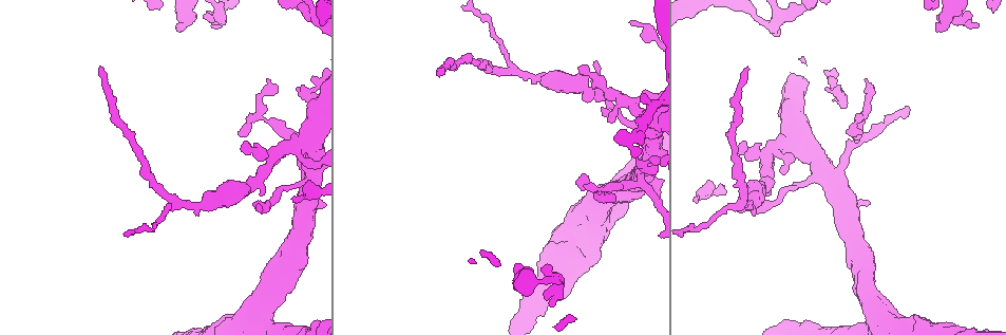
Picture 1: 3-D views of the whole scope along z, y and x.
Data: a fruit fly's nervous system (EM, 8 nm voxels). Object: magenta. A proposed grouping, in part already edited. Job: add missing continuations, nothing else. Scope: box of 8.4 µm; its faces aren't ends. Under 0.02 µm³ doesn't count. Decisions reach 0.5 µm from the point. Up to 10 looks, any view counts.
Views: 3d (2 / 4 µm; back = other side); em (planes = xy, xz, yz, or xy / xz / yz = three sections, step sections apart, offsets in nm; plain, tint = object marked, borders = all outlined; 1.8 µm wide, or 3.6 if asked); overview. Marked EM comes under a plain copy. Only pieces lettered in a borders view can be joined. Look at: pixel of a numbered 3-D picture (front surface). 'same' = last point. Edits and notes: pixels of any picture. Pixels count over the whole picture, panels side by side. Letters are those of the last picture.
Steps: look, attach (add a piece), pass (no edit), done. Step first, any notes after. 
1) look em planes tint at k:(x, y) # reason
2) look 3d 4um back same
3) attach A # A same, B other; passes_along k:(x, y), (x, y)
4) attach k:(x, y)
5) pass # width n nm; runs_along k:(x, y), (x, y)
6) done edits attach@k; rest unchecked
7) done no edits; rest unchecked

look 3d 4um at 1:(100, 66) # thin end

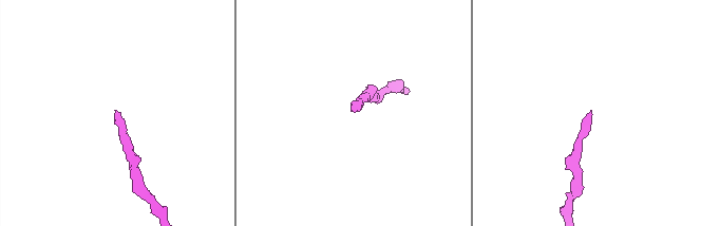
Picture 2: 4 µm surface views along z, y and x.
look em planes borders at 2:(116, 110) # shape alone is not enough

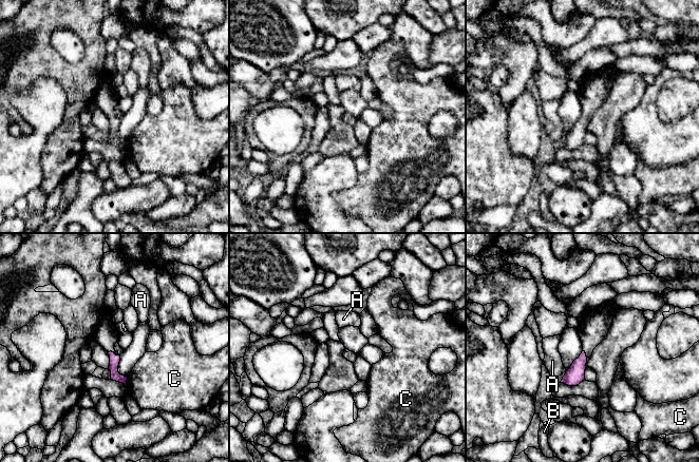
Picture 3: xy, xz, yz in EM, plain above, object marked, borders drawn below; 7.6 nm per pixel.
pass # A other, B other, C other; border 3:(567, 370), (560, 381); none of them fits

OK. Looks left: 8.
look em xy step 8 tint at 1:(518, 266) # stops while still wide

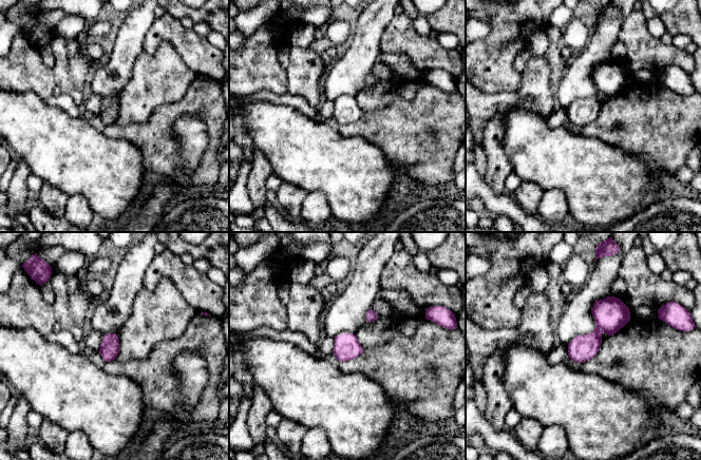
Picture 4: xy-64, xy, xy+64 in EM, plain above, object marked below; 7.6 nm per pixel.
look em planes borders same # cut it another way

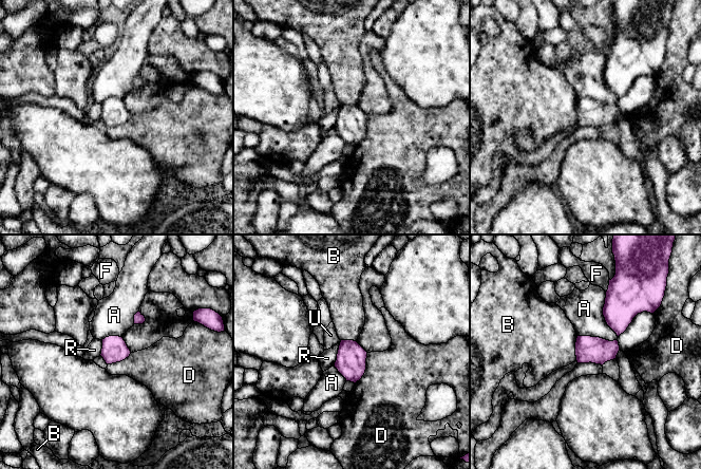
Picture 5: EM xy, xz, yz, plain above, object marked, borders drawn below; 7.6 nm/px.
pass # longest_contact A 360 nm; A other, B other, D other, F other, R other, U other; border 5:(367, 353), (364, 374), (355, 383); none of them fits

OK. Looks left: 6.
look em xy step 16 borders at 1:(866, 81)

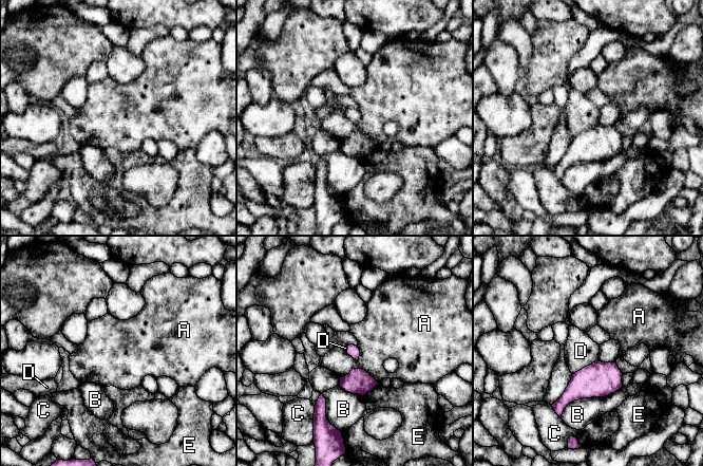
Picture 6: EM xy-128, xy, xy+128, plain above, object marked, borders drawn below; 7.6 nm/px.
look em planes borders same

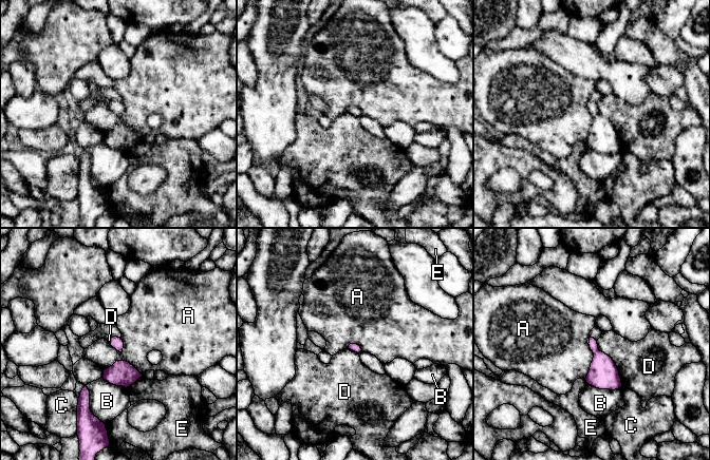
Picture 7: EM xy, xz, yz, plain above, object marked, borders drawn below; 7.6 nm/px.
pass # A other, B other, C other, D other, E other; no lettered piece goes on from it

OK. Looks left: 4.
look em xy step 4 tint at 1:(595, 63) # tapers out

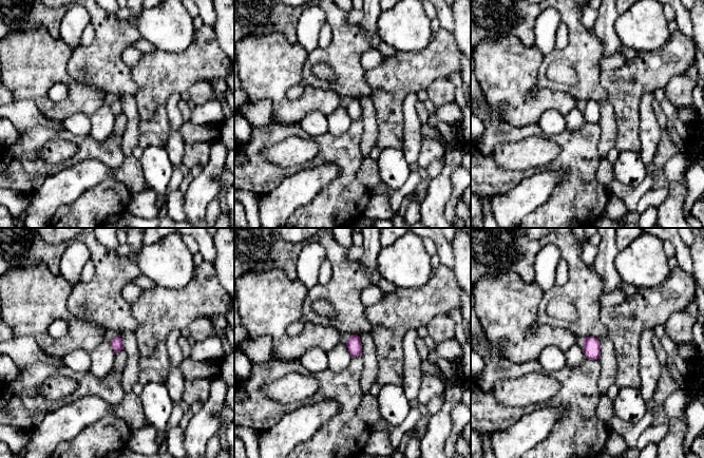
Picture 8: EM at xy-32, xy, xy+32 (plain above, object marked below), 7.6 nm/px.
look em planes borders same

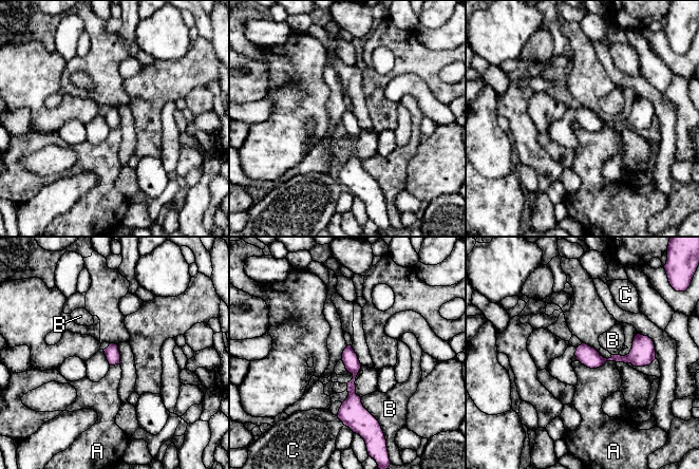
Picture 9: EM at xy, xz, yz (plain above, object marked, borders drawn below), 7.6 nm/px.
pass # A other, B other, C other; no lettered piece goes on from it

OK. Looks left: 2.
done no edits; rest unchecked

